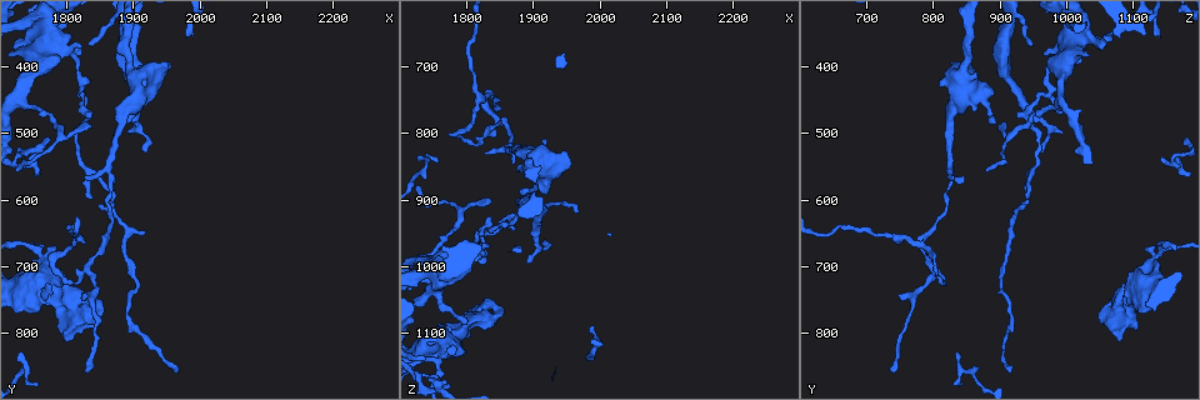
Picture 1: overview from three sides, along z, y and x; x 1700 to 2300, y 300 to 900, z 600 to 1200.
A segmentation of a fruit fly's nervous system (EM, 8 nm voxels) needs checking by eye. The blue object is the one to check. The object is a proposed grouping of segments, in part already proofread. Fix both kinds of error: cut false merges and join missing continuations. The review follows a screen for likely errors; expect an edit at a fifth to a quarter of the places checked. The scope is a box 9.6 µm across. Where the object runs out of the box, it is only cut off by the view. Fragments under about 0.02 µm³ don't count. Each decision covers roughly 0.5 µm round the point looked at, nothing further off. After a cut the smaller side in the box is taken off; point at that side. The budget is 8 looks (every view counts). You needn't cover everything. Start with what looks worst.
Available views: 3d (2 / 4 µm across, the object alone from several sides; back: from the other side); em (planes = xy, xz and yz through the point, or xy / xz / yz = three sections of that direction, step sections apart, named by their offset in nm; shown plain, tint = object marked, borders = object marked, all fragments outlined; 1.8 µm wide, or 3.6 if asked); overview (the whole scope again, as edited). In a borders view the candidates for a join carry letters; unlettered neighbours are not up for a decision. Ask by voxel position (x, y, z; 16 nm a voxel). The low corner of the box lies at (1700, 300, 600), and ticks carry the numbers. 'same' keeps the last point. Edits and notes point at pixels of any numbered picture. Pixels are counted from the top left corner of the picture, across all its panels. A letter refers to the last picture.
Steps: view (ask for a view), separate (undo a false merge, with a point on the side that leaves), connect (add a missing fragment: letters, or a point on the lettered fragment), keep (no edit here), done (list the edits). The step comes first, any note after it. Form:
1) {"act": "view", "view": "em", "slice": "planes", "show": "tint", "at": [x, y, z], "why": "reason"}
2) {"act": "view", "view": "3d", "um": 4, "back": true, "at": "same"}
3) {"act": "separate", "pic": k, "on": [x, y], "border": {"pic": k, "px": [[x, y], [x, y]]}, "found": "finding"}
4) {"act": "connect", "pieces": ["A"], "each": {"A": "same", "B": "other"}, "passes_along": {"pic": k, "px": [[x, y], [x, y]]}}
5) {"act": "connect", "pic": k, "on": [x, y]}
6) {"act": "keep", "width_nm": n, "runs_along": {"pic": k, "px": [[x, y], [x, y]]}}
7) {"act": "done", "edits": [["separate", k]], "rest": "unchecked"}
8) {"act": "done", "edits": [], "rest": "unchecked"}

{"act": "view", "view": "3d", "um": 4, "at": [1820, 405, 970], "why": "thick turns thin"}

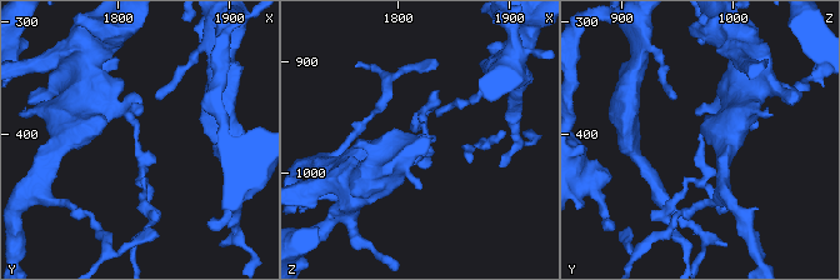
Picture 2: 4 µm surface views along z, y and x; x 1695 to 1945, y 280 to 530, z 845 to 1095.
{"act": "view", "view": "em", "slice": "planes", "show": "tint", "at": [1818, 412, 972], "why": "need the tissue"}

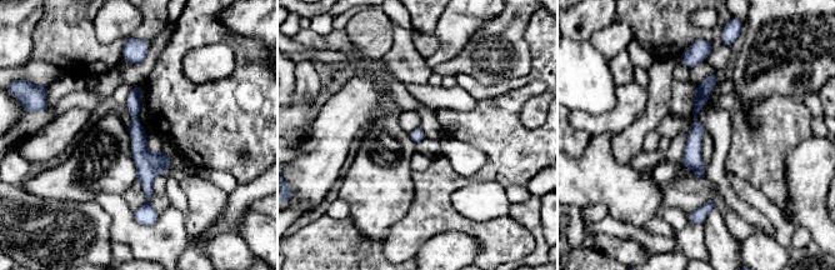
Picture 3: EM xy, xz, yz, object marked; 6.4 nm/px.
{"act": "view", "view": "em", "slice": "planes", "show": "borders", "at": "same", "why": "see the neighbours"}

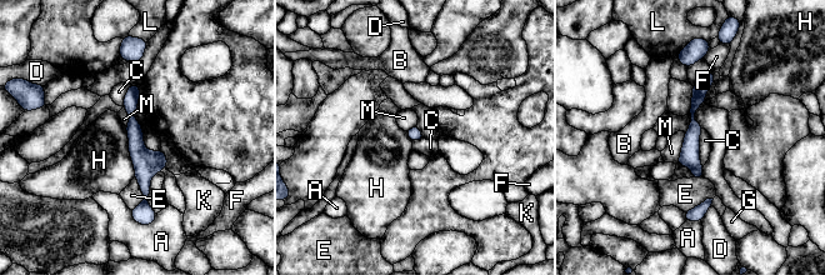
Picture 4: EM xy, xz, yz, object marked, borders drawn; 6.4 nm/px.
{"act": "keep", "each": {"A": "other", "B": "other", "C": "other", "D": "other", "E": "other", "F": "other", "G": "other", "H": "other", "K": "other", "L": "other", "M": "other"}, "runs_along": {"pic": 4, "px": [[133, 88], [135, 144], [144, 160], [141, 211]]}, "found": "continuous, no second neuron"}

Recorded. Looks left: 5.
{"act": "view", "view": "em", "slice": "xy", "step": 8, "show": "tint", "at": [1790, 750, 1095], "why": "two arms at a narrow angle"}

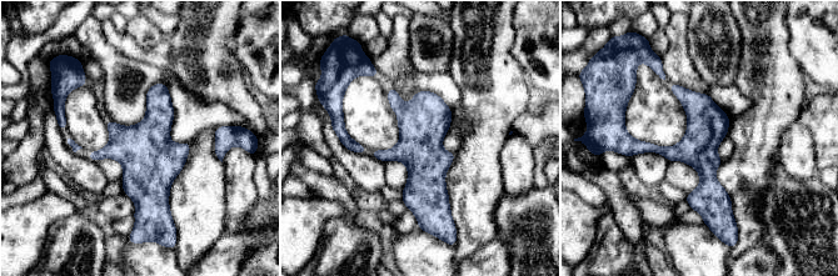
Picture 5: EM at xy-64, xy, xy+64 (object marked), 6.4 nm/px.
{"act": "view", "view": "em", "slice": "planes", "show": "borders", "at": "same", "why": "cut it another way"}

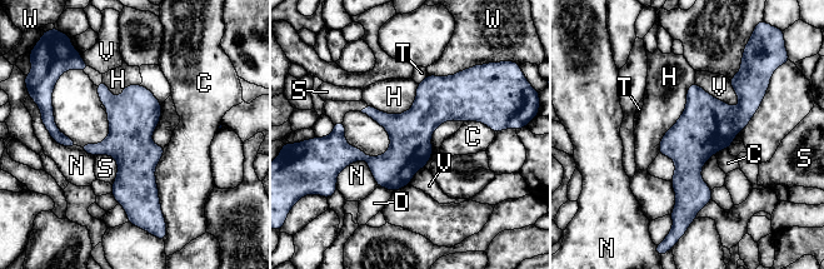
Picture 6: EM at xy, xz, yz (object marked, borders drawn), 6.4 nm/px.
{"act": "keep", "each": {"C": "other", "D": "other", "H": "other", "N": "other", "S": "other", "T": "other", "V": "other", "W": "other"}, "border": {"pic": 6, "px": [[694, 81], [658, 152]]}, "found": "continuous, no second neuron"}

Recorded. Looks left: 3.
{"act": "view", "view": "em", "um": 3.6, "slice": "xz", "step": 8, "show": "tint", "at": [1910, 440, 845], "why": "thick turns thin"}

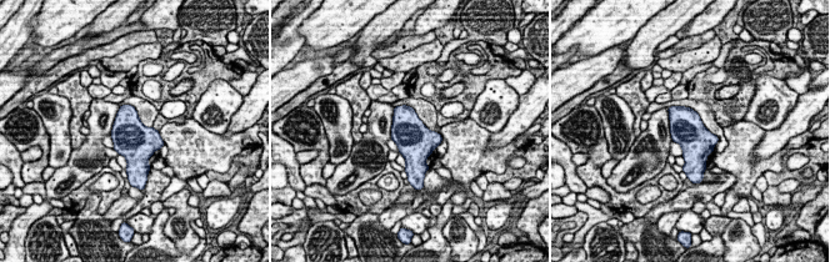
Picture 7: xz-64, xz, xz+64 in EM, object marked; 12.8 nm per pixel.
{"act": "view", "view": "em", "um": 3.6, "slice": "planes", "show": "tint", "at": "same"}

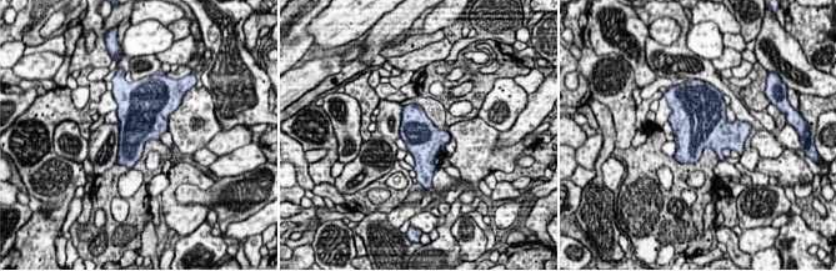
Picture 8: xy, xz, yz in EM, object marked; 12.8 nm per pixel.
{"act": "view", "view": "em", "um": 3.6, "slice": "planes", "show": "borders", "at": "same"}

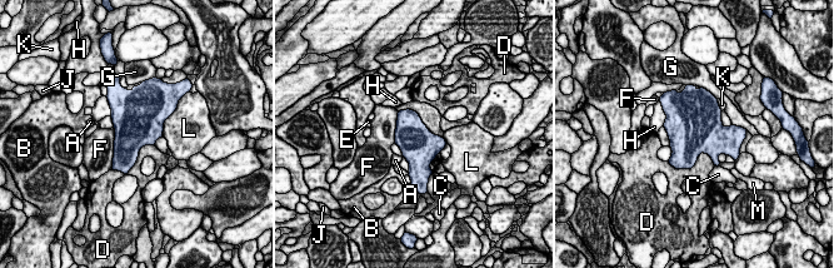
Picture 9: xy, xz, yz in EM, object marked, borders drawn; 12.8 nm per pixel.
{"act": "keep", "longest_contact_nm": ["D", 650], "each": {"A": "other", "B": "other", "C": "other", "D": "other", "E": "other", "F": "other", "G": "other", "H": "other", "J": "other", "K": "other", "L": "other", "M": "other"}, "border": {"pic": 9, "px": [[667, 162], [715, 165]]}, "found": "continuous, no second neuron"}

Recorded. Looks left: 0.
{"act": "done", "edits": [], "rest": "unchecked"}

